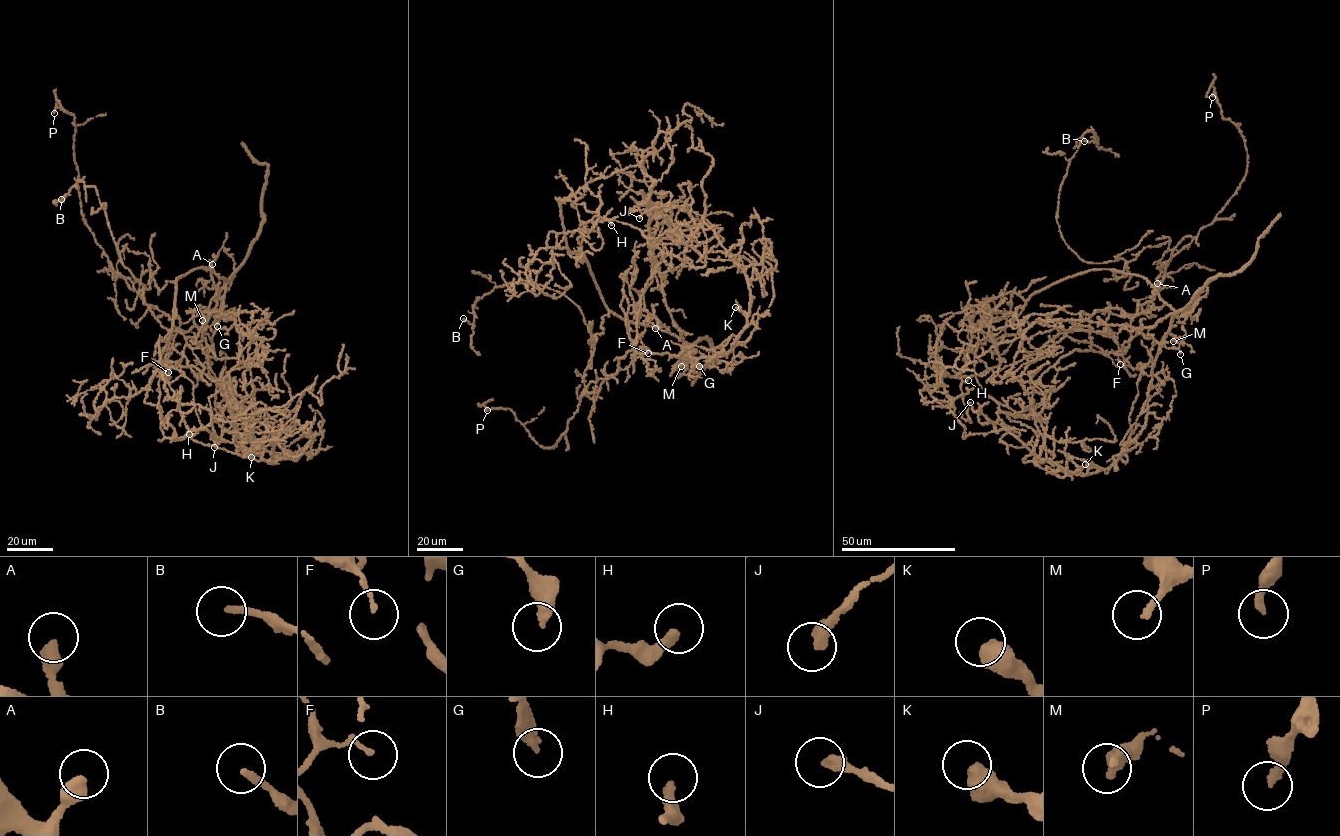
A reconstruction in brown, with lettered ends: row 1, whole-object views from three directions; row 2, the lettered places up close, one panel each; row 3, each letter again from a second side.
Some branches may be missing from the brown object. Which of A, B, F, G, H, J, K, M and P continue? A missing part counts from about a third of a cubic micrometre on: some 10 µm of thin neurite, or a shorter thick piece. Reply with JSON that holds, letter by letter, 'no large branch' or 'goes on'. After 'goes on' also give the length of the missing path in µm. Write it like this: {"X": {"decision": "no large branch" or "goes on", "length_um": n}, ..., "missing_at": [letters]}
{"A": {"decision": "no large branch"}, "B": {"decision": "goes on", "length_um": 20}, "F": {"decision": "no large branch"}, "G": {"decision": "goes on", "length_um": 15}, "H": {"decision": "no large branch"}, "J": {"decision": "no large branch"}, "K": {"decision": "no large branch"}, "M": {"decision": "no large branch"}, "P": {"decision": "goes on", "length_um": 20}, "missing_at": ["B", "G", "P"]}

